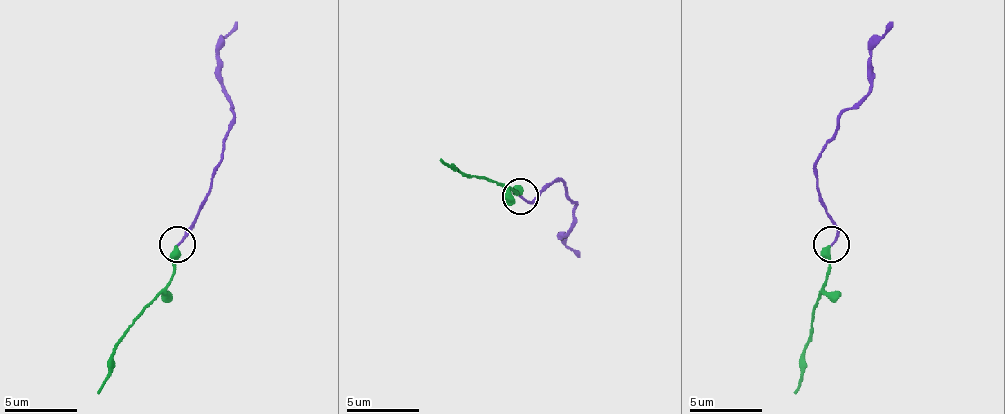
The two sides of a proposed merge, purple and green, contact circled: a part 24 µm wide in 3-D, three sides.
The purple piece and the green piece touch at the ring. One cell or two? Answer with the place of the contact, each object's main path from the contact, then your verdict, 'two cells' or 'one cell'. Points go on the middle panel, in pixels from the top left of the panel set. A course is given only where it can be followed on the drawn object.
place (520, 196); course purple (521, 197), (532, 200), (550, 182), (561, 179), (575, 204), (575, 222), (561, 236), (579, 258); course green (521, 193), (441, 161); one cell

